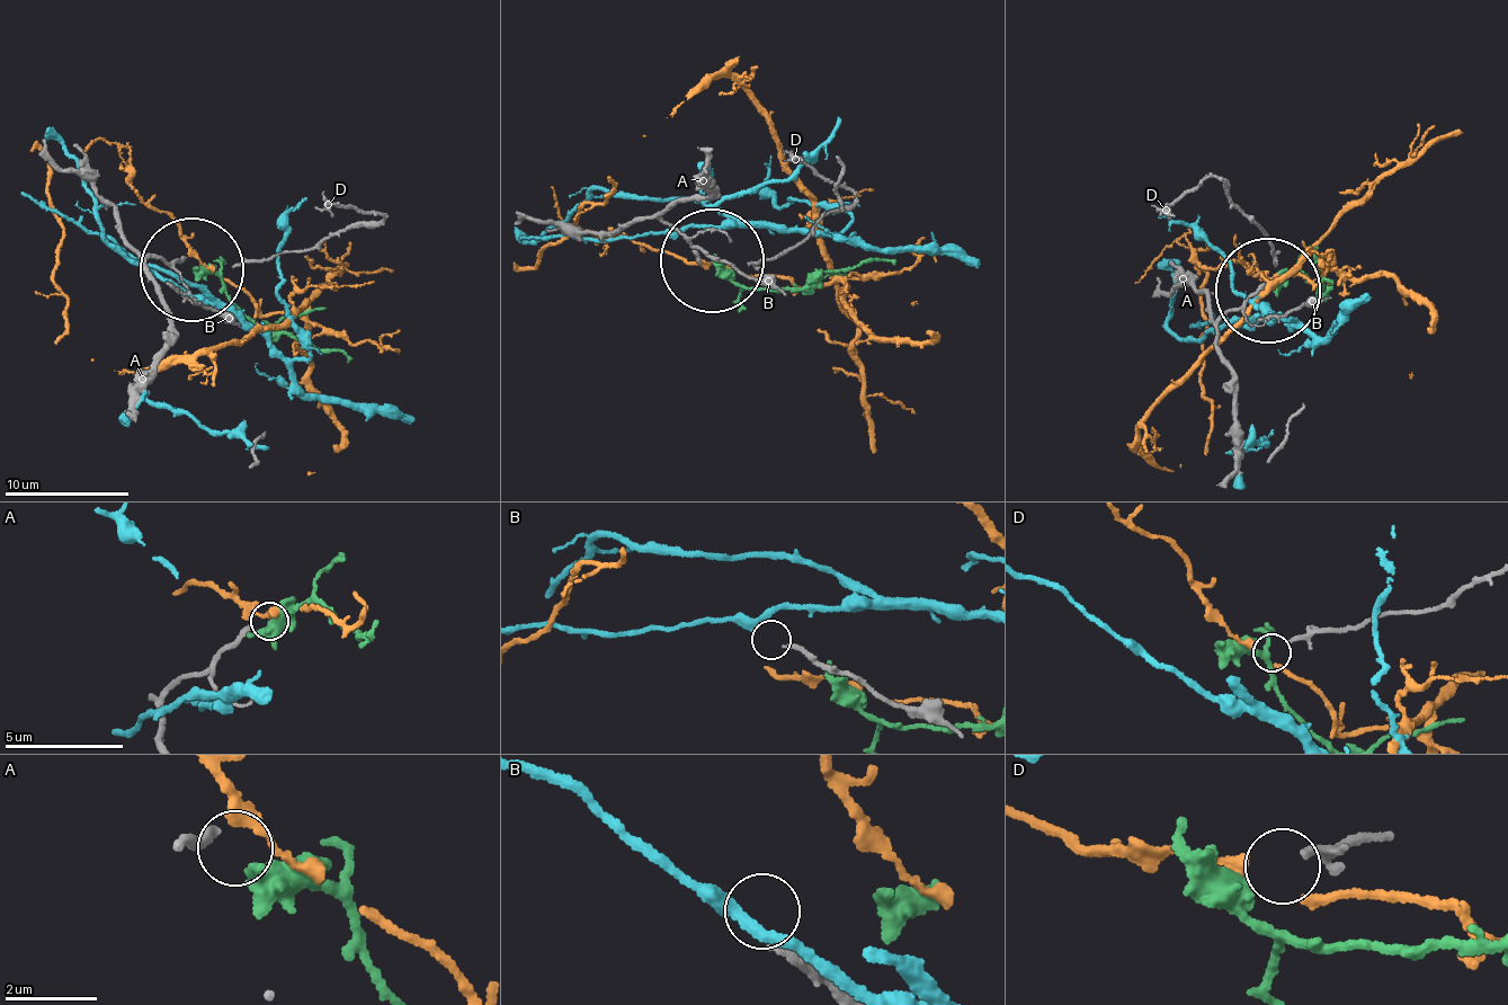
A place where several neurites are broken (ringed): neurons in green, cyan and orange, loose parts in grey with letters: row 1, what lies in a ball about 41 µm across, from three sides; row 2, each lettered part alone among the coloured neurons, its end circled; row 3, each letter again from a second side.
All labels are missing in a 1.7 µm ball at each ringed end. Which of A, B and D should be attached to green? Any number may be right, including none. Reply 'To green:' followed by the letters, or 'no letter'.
To green: A

